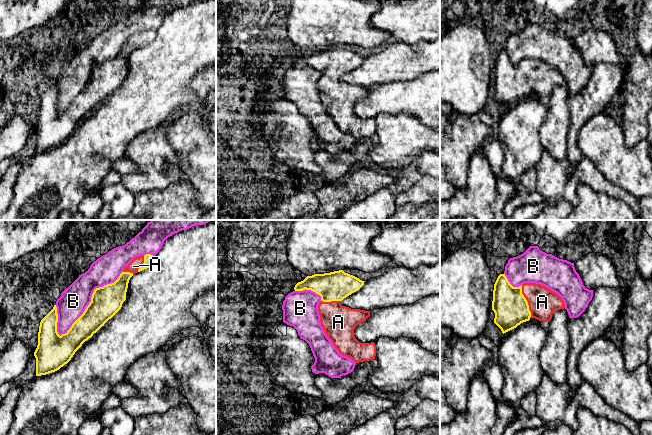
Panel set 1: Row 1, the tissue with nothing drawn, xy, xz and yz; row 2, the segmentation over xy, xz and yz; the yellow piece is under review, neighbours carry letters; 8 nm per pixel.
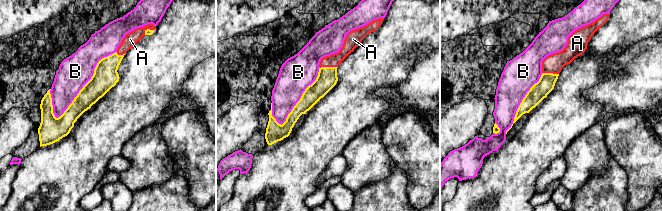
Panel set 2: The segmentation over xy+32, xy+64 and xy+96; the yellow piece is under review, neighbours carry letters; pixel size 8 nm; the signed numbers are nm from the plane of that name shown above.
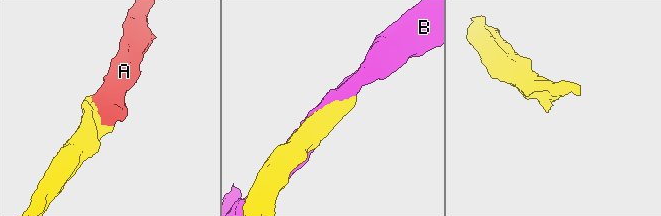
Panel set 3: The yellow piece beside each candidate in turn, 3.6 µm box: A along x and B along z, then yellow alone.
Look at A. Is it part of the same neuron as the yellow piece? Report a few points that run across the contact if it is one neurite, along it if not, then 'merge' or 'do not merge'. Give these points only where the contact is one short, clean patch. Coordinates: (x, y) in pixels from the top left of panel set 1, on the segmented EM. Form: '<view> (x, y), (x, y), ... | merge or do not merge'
merge

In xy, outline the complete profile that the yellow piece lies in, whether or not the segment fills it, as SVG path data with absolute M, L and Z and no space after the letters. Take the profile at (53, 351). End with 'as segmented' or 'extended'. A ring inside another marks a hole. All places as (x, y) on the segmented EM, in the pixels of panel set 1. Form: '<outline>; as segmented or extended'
M151 254L138 256L114 283L96 288L83 314L61 336L57 332L58 314L54 305L40 322L38 345L34 352L36 376L55 372L67 364L82 344L121 309L130 278L149 268L154 261L155 256Z; extended

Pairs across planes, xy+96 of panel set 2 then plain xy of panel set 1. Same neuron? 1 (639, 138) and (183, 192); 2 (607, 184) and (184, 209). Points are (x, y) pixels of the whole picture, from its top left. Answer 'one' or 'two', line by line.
1: two
2: one

